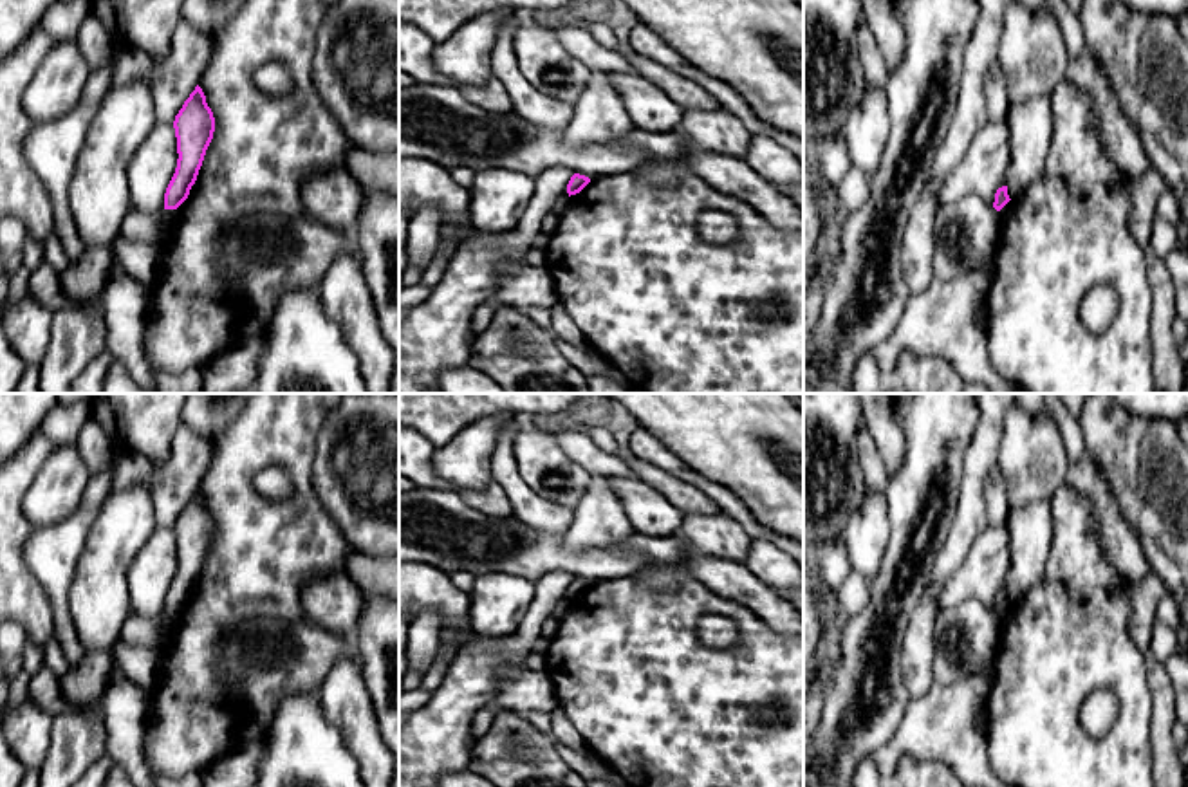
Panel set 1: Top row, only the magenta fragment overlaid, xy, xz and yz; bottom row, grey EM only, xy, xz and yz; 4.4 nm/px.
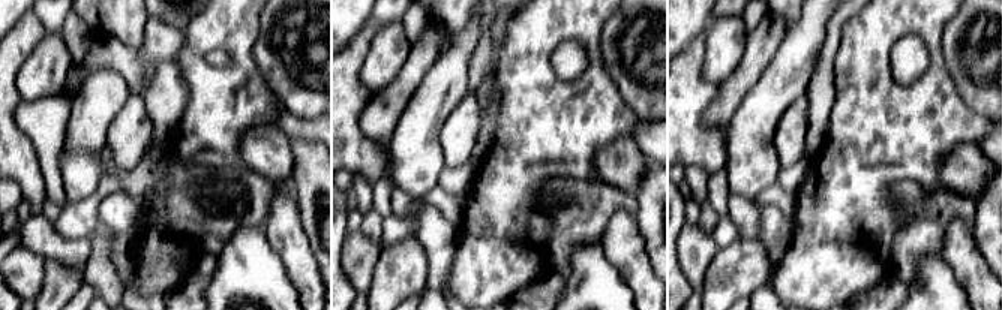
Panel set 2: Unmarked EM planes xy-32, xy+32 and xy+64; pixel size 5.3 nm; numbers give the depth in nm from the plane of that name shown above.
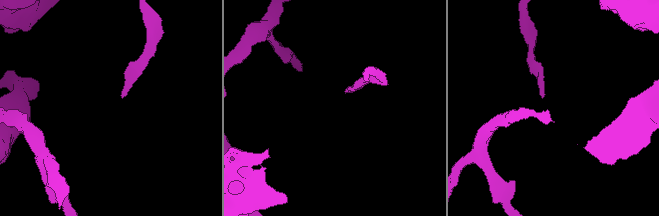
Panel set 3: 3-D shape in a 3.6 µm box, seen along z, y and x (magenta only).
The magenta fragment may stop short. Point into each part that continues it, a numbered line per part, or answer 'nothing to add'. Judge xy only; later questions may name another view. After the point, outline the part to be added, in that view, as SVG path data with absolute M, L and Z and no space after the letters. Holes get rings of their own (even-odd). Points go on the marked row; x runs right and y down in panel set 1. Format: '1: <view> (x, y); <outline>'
nothing to add

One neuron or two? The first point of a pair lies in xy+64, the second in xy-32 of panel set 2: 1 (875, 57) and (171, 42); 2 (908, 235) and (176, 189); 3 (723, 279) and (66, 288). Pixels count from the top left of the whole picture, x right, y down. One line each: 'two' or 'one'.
1: two
2: one
3: one

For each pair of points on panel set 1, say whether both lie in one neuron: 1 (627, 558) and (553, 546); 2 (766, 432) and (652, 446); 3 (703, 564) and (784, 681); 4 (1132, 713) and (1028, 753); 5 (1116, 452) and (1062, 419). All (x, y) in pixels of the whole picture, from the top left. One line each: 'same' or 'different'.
1: same
2: different
3: different
4: same
5: different

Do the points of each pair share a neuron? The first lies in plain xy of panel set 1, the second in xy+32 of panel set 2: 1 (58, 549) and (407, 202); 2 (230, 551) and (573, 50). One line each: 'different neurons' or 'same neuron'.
1: same neuron
2: different neurons

